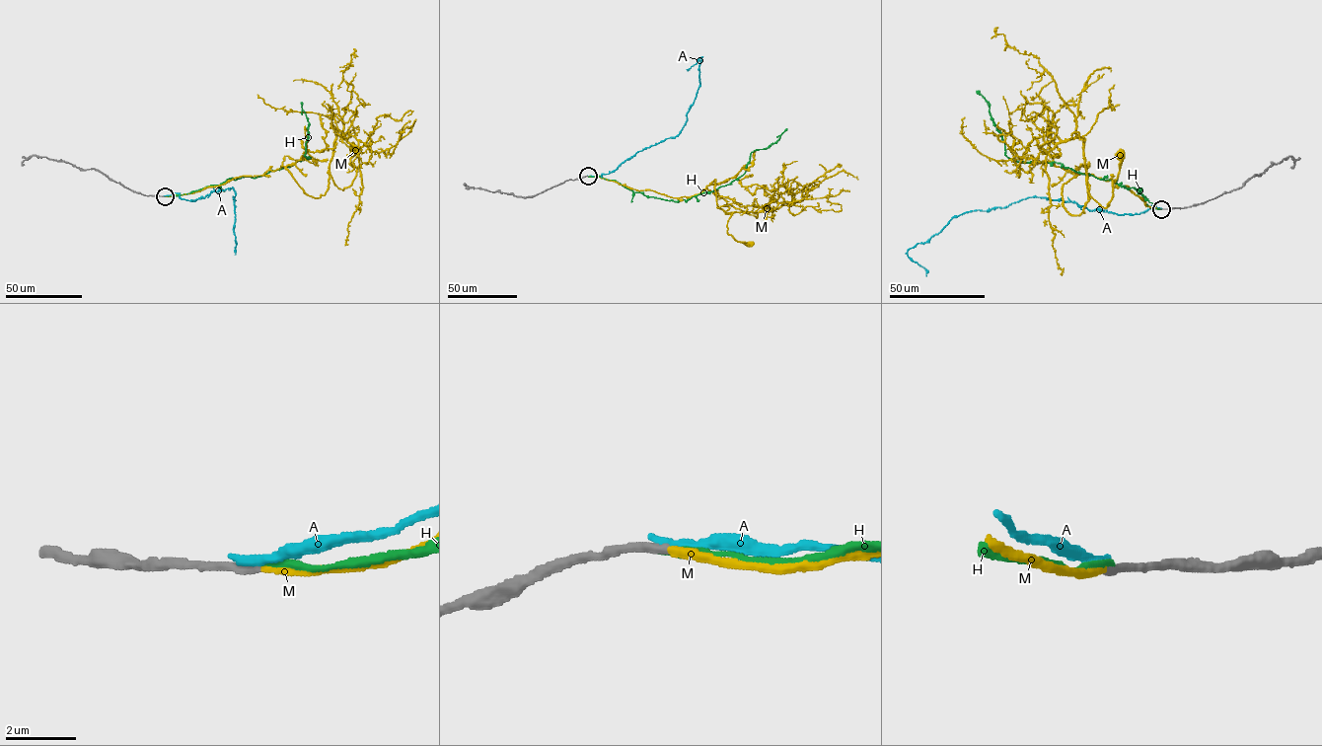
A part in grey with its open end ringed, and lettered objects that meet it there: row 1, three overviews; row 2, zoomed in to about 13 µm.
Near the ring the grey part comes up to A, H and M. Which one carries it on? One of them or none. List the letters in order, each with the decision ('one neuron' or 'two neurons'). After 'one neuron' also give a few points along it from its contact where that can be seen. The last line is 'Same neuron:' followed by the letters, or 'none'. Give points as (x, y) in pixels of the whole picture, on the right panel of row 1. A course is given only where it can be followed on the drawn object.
A: two neurons
H: two neurons
M: one neuron; course (1161, 209), (1127, 186), (1082, 174), (1064, 185), (1065, 210), (1083, 213), (1087, 183), (1108, 205), (1120, 155)
Same neuron: M

